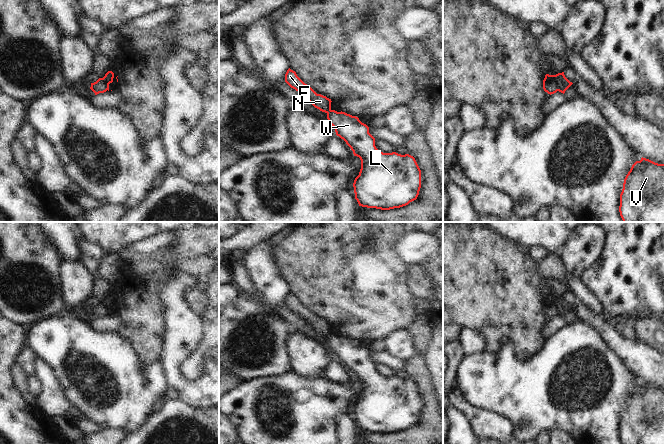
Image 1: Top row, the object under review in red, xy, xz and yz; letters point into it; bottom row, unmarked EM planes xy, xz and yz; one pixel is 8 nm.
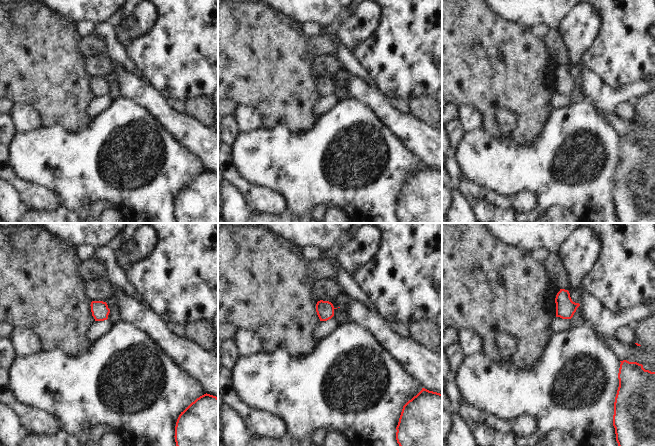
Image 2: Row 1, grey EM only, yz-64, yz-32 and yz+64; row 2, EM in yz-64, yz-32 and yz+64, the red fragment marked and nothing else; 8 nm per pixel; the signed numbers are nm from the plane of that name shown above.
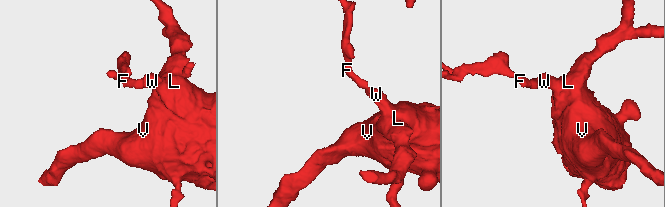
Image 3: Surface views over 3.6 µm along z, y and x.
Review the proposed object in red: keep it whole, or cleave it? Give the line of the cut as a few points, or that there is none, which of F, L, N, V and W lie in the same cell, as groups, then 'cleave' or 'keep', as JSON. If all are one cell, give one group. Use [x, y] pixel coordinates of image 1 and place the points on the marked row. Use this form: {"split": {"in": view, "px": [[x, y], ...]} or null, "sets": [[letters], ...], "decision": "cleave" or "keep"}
{"split": {"in": "yz", "px": [[552, 75], [558, 90]]}, "sets": [["F", "N"], ["L", "V", "W"]], "decision": "cleave"}

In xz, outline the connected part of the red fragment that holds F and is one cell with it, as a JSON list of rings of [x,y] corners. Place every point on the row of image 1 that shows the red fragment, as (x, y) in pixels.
[[[290,68],[285,74],[285,82],[293,89],[304,95],[307,100],[317,109],[327,113],[331,110],[331,99],[317,94],[310,86],[305,84]]]

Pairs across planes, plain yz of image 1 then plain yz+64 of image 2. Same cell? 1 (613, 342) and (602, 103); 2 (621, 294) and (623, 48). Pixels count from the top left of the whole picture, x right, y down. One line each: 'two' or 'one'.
1: two
2: one

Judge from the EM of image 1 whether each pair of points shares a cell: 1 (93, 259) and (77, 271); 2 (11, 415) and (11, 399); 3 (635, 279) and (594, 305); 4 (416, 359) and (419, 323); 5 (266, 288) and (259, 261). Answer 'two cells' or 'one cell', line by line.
1: two cells
2: one cell
3: two cells
4: two cells
5: one cell

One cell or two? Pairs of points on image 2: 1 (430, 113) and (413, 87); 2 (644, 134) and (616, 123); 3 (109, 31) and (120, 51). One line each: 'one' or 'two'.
1: two
2: one
3: one

